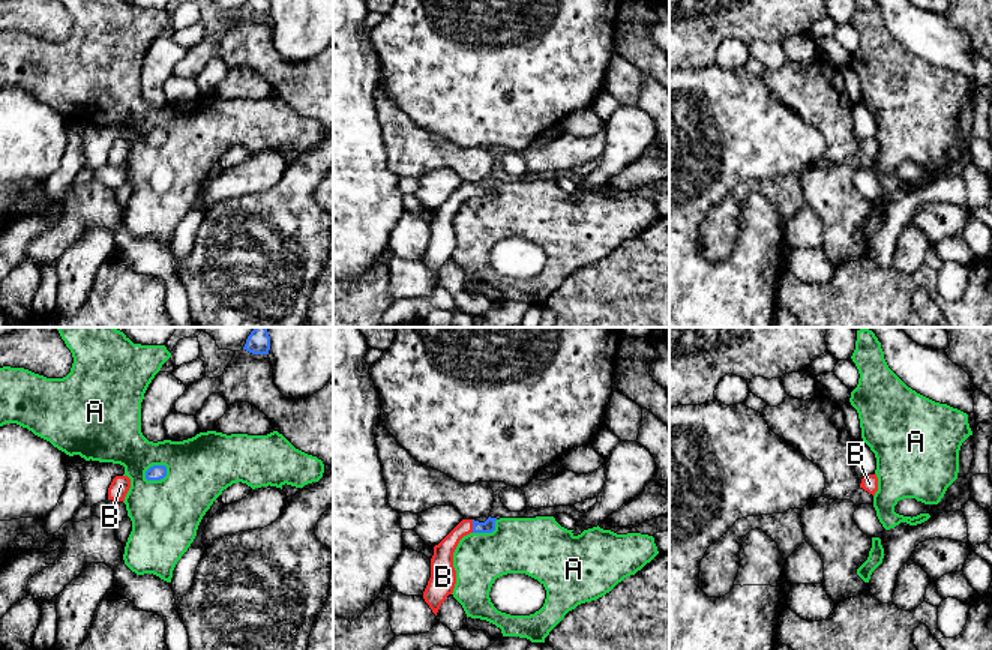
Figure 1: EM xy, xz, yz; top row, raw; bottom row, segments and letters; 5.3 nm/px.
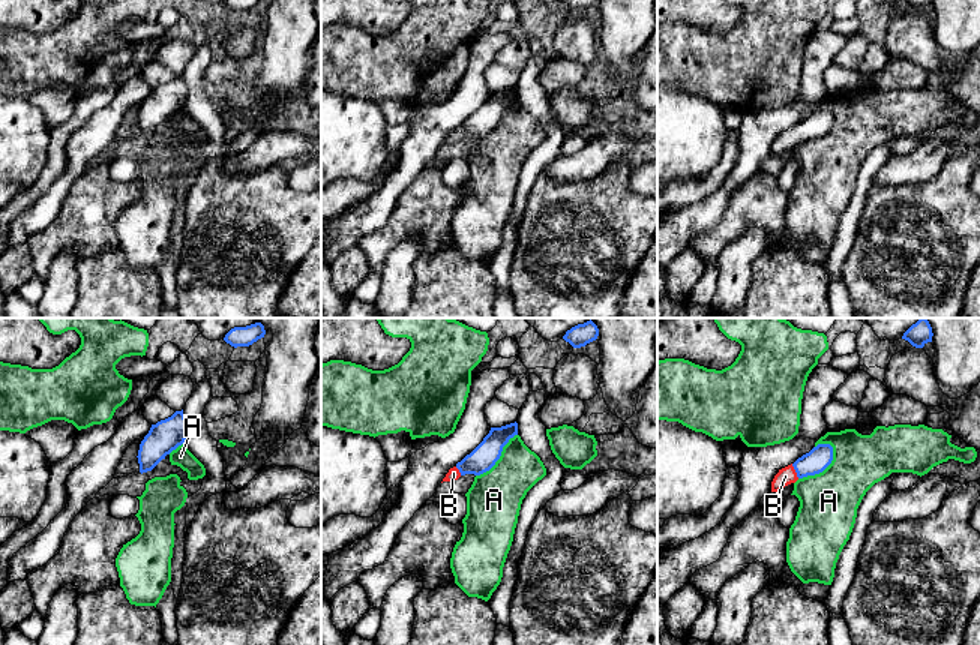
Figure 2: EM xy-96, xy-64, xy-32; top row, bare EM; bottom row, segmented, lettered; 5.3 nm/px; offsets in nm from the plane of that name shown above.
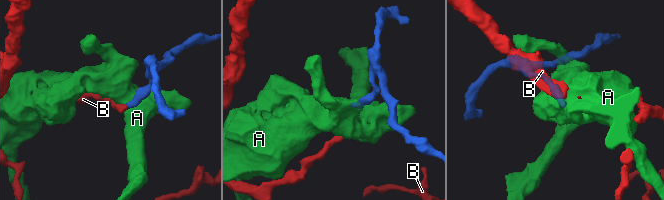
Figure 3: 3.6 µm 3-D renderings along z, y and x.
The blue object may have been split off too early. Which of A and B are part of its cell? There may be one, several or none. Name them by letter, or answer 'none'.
B

